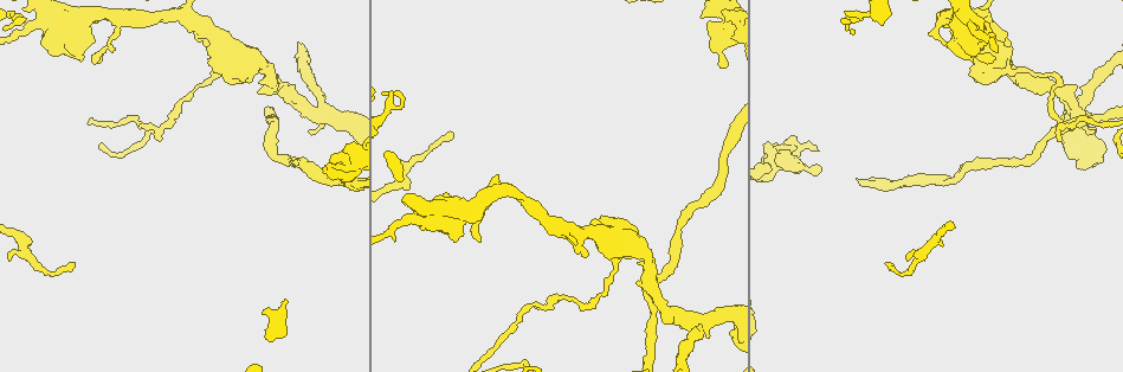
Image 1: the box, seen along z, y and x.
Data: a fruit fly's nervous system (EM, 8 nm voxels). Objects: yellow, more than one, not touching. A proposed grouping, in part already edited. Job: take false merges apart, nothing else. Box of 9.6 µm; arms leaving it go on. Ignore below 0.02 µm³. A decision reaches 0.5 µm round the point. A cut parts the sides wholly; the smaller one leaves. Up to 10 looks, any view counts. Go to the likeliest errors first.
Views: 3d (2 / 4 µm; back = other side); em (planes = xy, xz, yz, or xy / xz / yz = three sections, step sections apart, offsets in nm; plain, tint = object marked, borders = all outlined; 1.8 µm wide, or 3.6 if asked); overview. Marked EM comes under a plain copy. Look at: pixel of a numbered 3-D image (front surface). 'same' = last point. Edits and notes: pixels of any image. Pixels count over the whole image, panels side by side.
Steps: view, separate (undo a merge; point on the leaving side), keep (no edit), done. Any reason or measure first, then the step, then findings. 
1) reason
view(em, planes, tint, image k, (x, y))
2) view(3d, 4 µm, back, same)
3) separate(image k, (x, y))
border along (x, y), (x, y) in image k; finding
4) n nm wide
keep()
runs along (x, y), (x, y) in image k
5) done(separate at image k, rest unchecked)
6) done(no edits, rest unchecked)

view(3d, 2 µm, back, image 1, (723, 40))

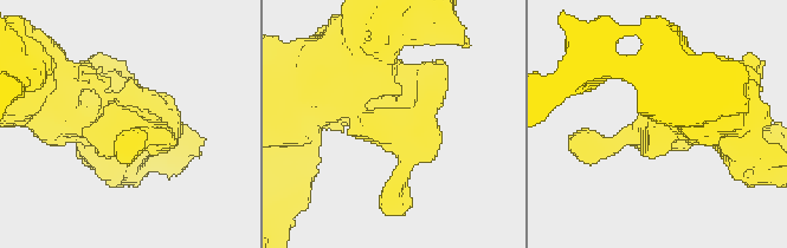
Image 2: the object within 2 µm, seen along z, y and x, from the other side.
view(em, planes, tint, image 2, (399, 128))

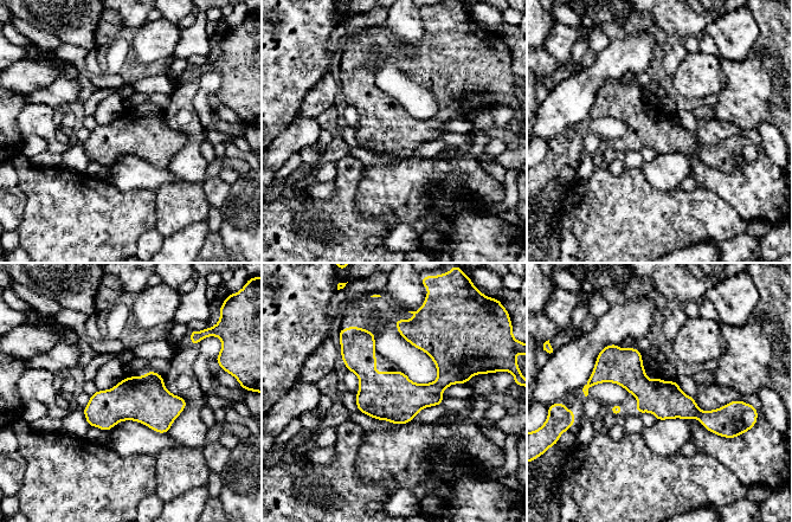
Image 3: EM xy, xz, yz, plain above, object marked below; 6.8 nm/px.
260 nm wide
keep()
runs along (591, 381), (630, 375), (701, 416), (729, 408) in image 3; continuous, no second neuron

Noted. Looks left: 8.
view(3d, 4 µm, image 1, (629, 244))

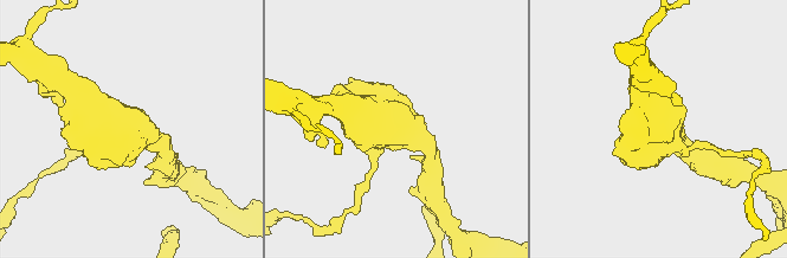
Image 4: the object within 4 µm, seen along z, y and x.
view(em, 3.6 µm, planes, tint, image 4, (394, 123))

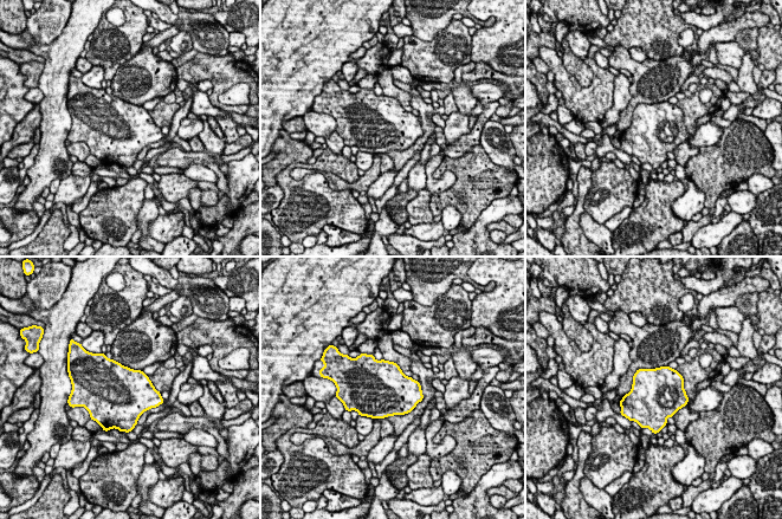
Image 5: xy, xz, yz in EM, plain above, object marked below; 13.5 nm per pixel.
keep()
one neuron here

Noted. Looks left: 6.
calibre changes
view(3d, 2 µm, image 1, (409, 219))

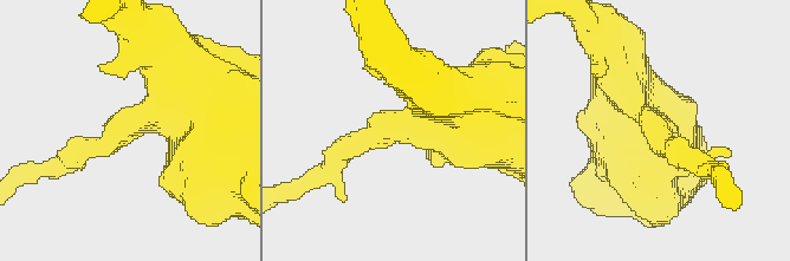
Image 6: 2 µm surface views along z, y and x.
view(em, 3.6 µm, xz, step 4, tint, image 6, (121, 130))

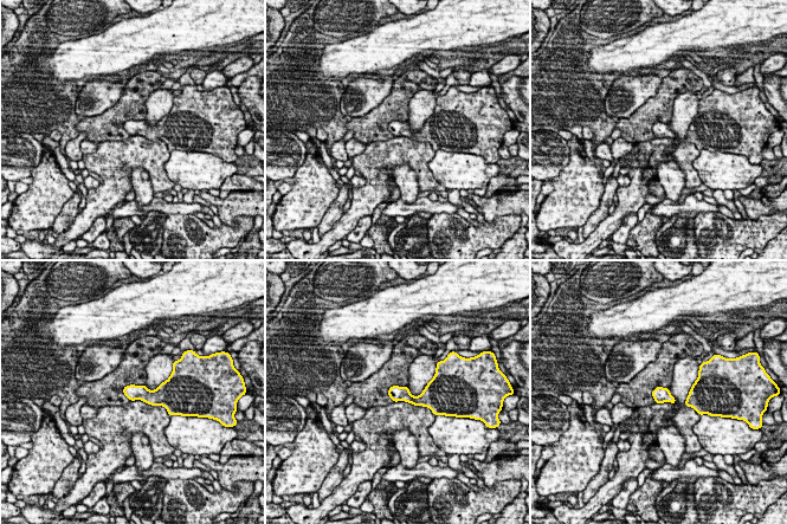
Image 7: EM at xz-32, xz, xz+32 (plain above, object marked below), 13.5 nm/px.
view(em, 3.6 µm, planes, tint, same)

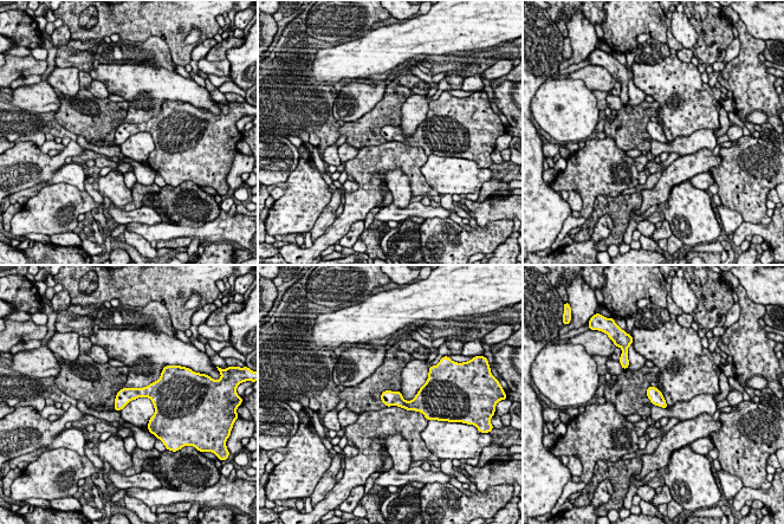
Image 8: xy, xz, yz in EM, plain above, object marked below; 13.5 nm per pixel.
keep()
runs along (160, 396), (131, 393), (117, 407) in image 8; all the same neuron

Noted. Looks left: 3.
abrupt turn
view(em, yz, step 16, tint, image 1, (534, 305))

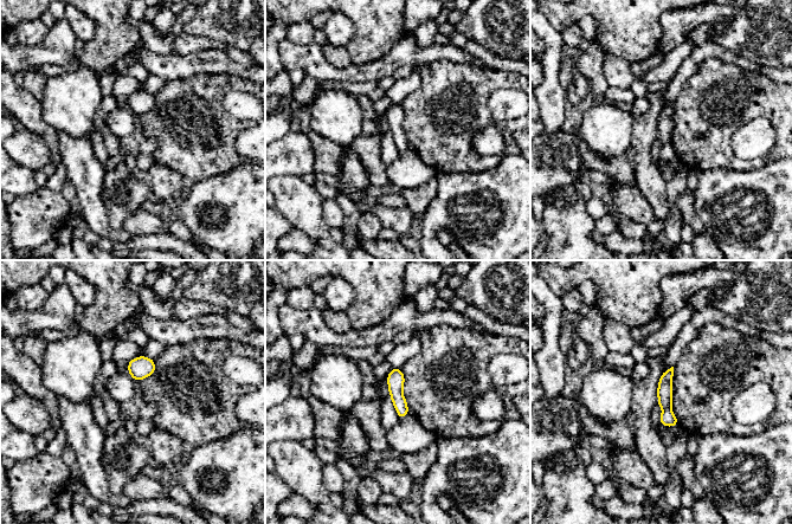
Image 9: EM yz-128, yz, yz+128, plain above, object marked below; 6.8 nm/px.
view(em, xy, step 16, tint, same)

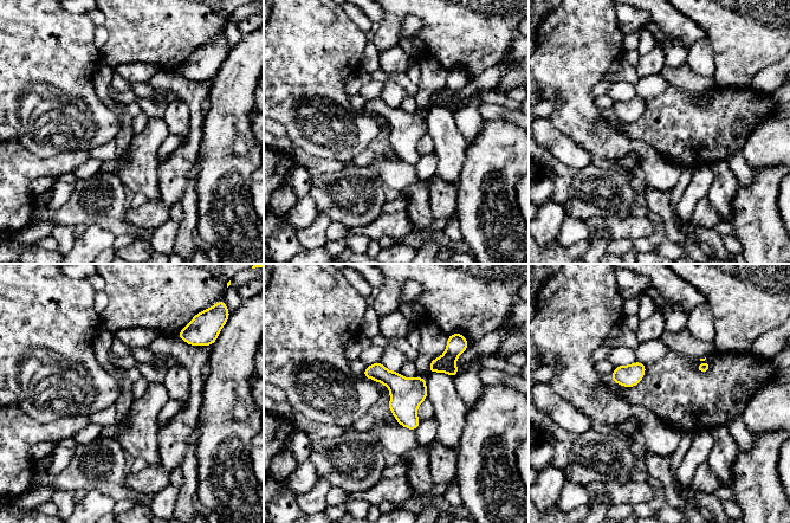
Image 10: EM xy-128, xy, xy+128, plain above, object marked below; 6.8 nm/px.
keep()
continuous, no second neuron

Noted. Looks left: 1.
done(no edits, rest unchecked)

